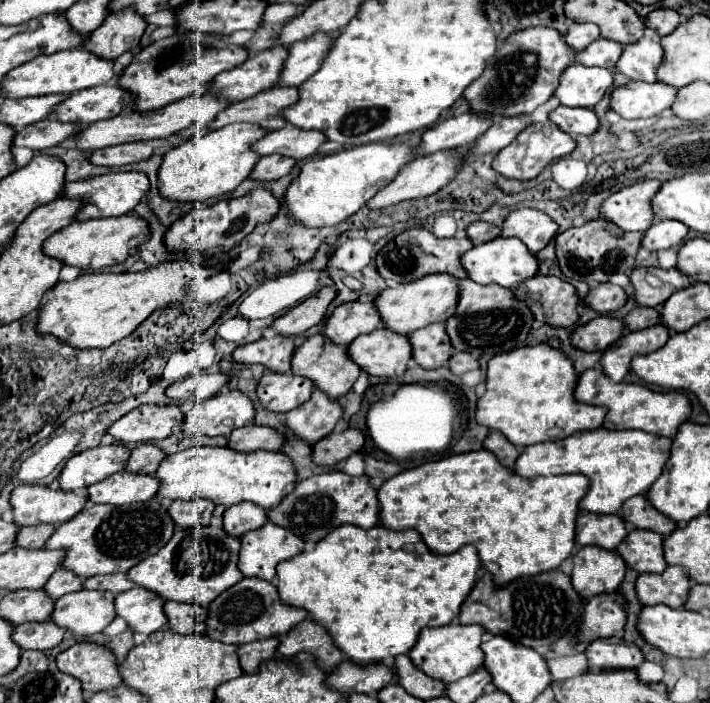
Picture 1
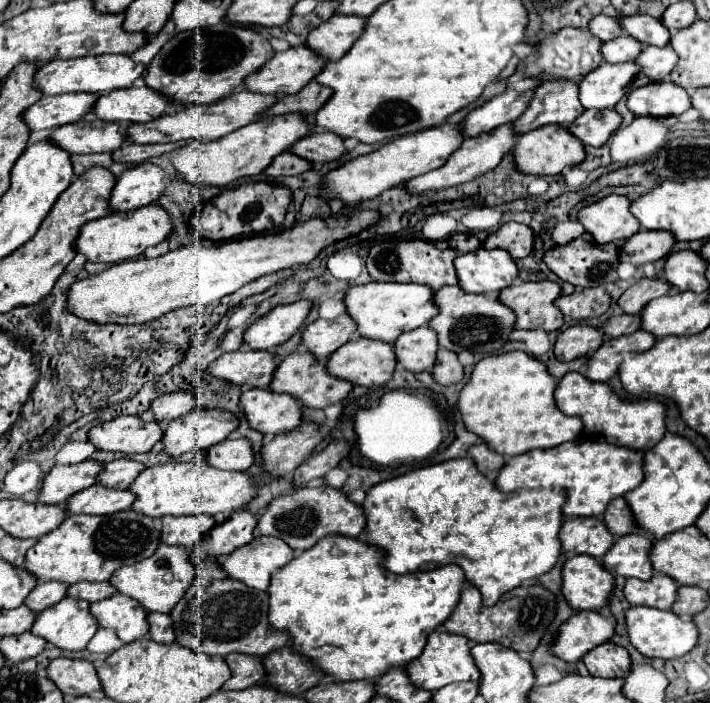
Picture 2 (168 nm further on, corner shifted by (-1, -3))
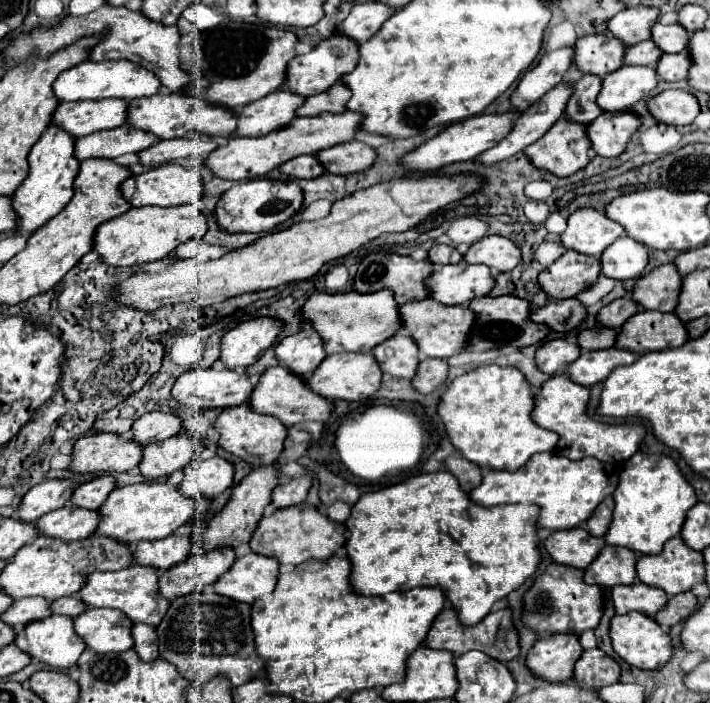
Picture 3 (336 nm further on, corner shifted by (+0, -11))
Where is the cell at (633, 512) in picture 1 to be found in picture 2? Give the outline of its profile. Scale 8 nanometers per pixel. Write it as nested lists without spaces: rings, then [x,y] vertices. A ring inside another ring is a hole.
[[[623,497],[613,499],[613,503],[609,503],[609,507],[605,511],[605,525],[609,527],[609,531],[613,531],[619,537],[639,531],[639,525],[635,523],[635,517],[633,517],[633,511],[629,509],[629,505]]]

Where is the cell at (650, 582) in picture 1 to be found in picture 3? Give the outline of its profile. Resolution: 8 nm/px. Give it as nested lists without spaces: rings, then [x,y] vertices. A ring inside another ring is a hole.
[[[644,583],[612,587],[612,603],[618,615],[638,611],[648,617],[654,617],[666,601],[668,597],[664,595],[664,591],[660,591],[658,587],[648,587]]]

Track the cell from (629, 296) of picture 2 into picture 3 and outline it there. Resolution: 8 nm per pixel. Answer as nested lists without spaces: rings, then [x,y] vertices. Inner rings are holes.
[[[624,297],[624,299],[616,299],[612,301],[610,305],[602,307],[596,315],[596,321],[604,327],[610,327],[610,329],[620,329],[628,317],[632,317],[634,313],[638,311],[636,303],[632,303],[630,297]]]

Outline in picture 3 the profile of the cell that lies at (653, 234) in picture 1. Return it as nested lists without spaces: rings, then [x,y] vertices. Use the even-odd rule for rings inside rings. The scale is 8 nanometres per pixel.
[[[628,237],[616,239],[612,245],[604,249],[600,257],[602,275],[616,281],[638,279],[646,265],[648,265],[648,247]]]

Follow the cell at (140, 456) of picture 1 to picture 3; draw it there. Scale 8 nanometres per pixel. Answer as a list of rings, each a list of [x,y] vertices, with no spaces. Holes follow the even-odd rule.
[[[100,475],[88,483],[82,483],[80,487],[74,489],[72,493],[72,499],[70,503],[74,507],[80,507],[80,509],[96,509],[100,507],[100,503],[104,503],[104,499],[108,497],[108,493],[114,489],[114,477],[110,475]]]

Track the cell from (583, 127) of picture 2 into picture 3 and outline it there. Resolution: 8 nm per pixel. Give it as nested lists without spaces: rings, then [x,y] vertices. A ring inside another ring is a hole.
[[[632,111],[602,113],[588,125],[592,149],[602,157],[618,157],[626,151],[630,137],[642,125],[640,117]]]

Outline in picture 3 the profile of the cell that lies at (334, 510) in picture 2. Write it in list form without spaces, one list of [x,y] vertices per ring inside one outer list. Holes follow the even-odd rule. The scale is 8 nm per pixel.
[[[300,503],[296,507],[278,509],[270,517],[262,517],[250,539],[250,549],[254,553],[266,555],[266,557],[274,557],[274,559],[278,557],[276,561],[280,565],[296,567],[310,559],[324,561],[324,559],[332,557],[336,551],[340,551],[340,547],[344,547],[344,543],[346,543],[344,533],[346,533],[344,525],[332,523],[316,507]]]

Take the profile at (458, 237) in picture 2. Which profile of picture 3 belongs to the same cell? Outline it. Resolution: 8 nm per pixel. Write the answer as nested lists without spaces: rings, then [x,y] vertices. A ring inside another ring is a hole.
[[[434,245],[434,247],[428,251],[428,261],[430,261],[432,265],[460,263],[460,261],[462,261],[462,255],[460,255],[454,247],[448,247],[448,245]]]

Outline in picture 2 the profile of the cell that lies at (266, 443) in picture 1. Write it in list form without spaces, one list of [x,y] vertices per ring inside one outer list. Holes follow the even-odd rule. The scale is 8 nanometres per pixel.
[[[229,437],[213,445],[205,457],[213,467],[221,469],[249,469],[255,463],[255,453],[251,441],[245,437]]]

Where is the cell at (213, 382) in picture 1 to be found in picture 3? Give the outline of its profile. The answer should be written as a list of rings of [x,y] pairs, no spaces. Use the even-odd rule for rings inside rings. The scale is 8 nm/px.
[[[154,411],[154,413],[142,415],[132,425],[132,441],[146,447],[148,443],[156,443],[156,441],[164,441],[168,437],[174,437],[180,431],[182,431],[182,423],[176,415]]]

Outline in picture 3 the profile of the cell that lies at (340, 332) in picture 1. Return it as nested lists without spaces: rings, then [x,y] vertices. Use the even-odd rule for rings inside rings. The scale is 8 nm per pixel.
[[[300,331],[284,337],[274,347],[274,357],[280,365],[286,365],[294,375],[308,379],[324,359],[324,343],[316,331]]]

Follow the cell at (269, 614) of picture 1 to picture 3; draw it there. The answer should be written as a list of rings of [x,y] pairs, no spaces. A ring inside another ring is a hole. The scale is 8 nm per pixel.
[[[214,591],[174,599],[156,627],[156,633],[160,659],[172,663],[176,671],[194,685],[204,685],[222,673],[230,679],[232,687],[238,687],[258,677],[264,669],[264,661],[254,651],[250,605],[232,603],[232,599],[224,599]]]

